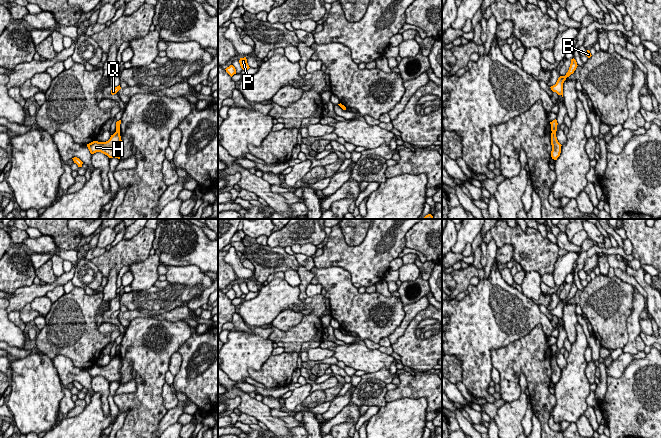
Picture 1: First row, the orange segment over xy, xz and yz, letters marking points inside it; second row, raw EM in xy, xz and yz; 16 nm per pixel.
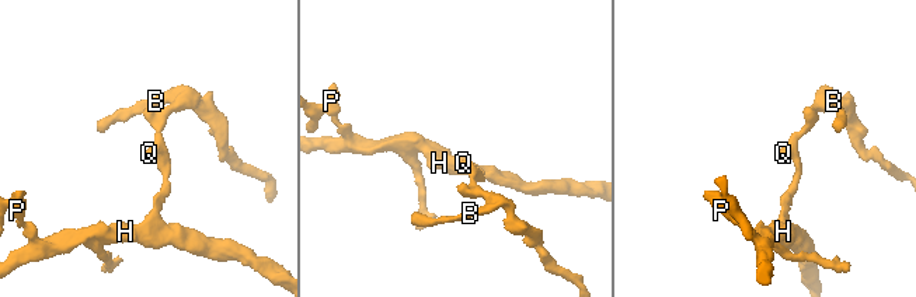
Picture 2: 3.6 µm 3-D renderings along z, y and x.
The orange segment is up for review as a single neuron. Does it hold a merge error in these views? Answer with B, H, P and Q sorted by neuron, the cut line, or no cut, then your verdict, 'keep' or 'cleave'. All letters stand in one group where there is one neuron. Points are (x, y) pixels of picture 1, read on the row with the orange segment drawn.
B Q / H P | yz (552, 131), (555, 134) | cleave

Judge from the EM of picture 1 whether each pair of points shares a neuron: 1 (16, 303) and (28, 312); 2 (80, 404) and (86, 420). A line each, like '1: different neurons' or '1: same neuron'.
1: different neurons
2: different neurons

